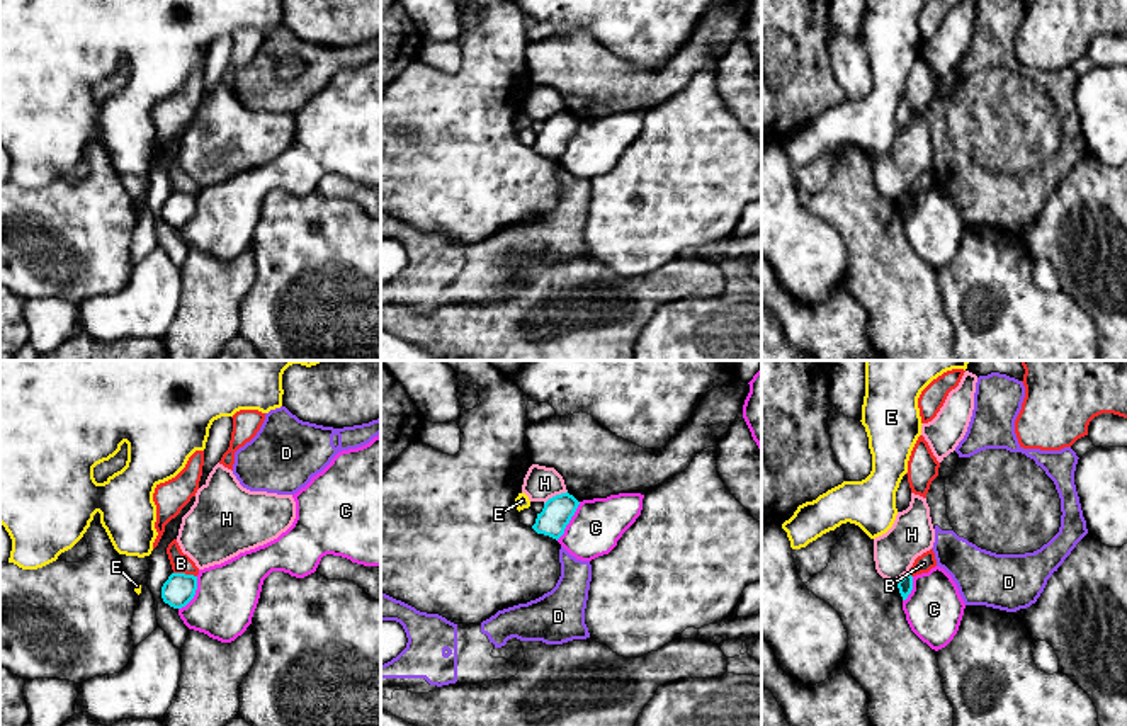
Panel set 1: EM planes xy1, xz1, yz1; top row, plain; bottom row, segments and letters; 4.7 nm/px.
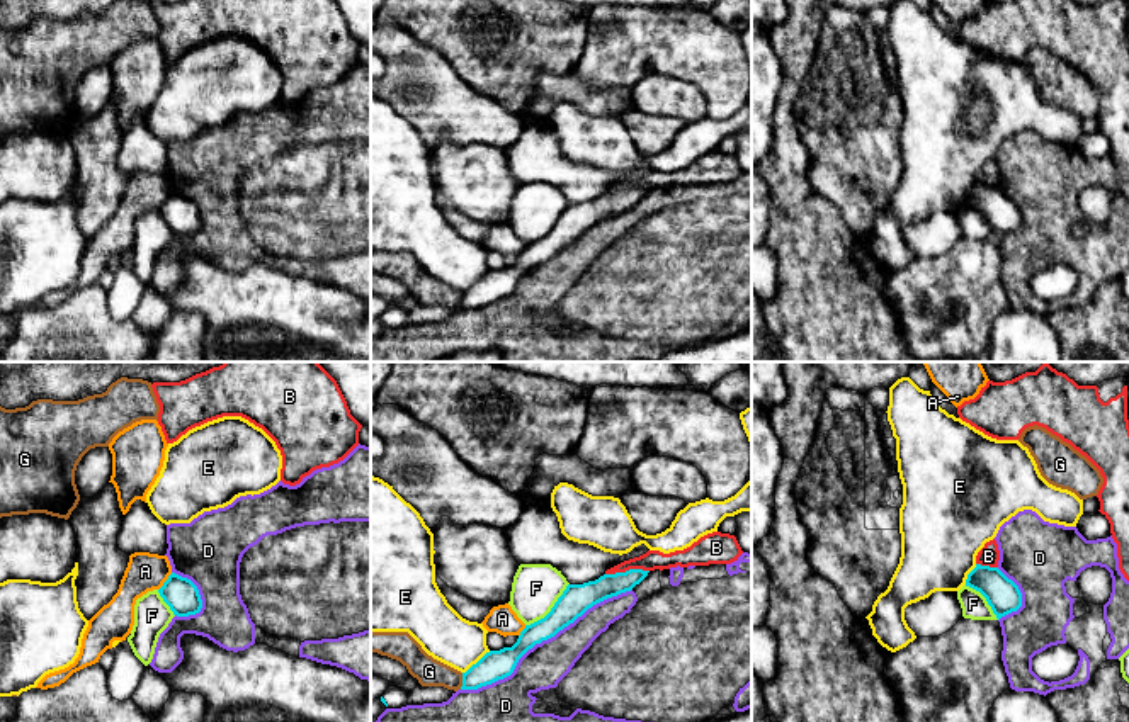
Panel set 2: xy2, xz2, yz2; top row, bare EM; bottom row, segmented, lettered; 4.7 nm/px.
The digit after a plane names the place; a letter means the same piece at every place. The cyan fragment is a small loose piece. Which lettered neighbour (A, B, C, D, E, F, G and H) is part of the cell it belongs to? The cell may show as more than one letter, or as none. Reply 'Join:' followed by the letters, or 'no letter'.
Join: F

